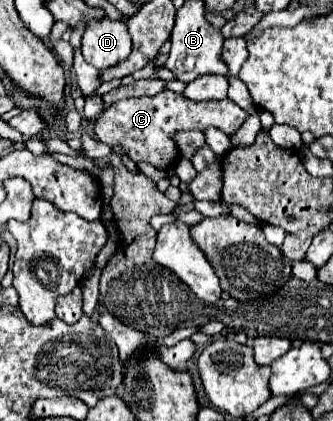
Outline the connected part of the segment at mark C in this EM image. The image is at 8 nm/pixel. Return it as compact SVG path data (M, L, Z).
M162 90L156 96L142 96L142 98L126 98L120 102L114 102L110 108L106 108L96 124L94 134L100 142L108 146L122 146L126 154L134 162L150 162L152 166L160 170L168 170L178 162L178 146L172 140L172 134L178 130L206 130L206 128L218 128L226 132L228 136L234 134L242 122L248 118L248 112L244 112L240 106L236 106L232 100L210 100L210 102L192 102L186 100L182 94Z

